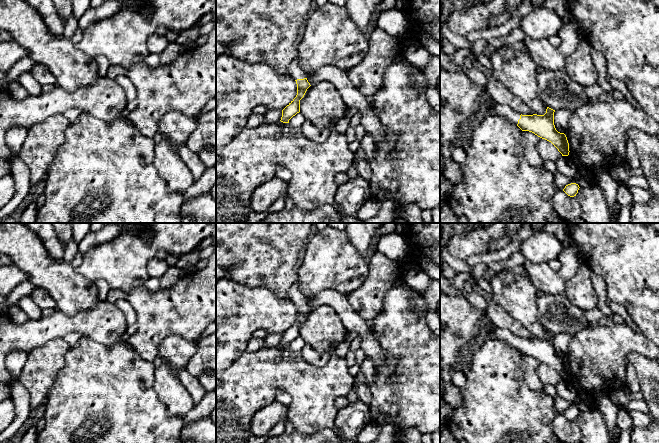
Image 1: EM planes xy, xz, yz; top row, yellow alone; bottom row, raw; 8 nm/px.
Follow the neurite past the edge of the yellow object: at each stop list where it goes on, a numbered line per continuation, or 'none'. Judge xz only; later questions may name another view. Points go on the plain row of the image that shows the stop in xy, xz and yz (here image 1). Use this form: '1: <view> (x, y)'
1: xz (295, 294)

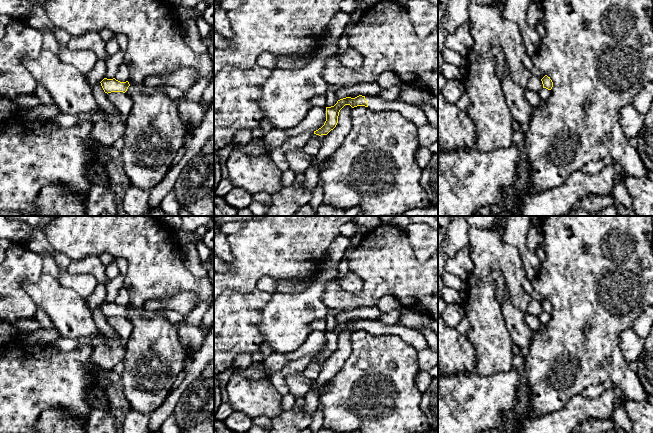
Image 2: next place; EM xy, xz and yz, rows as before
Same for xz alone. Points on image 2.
1: xz (413, 337)

